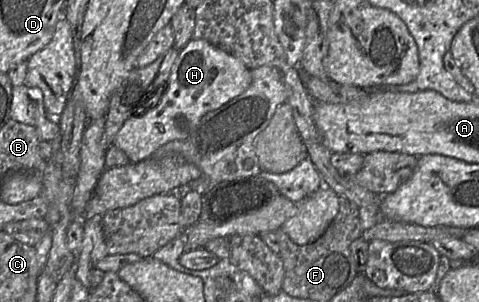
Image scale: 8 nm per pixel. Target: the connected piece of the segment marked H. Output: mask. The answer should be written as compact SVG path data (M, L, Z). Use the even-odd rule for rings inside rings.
M192 39L179 50L157 105L123 122L114 144L131 162L148 159L169 141L187 138L202 116L245 92L251 82L251 70L240 59L206 40Z

